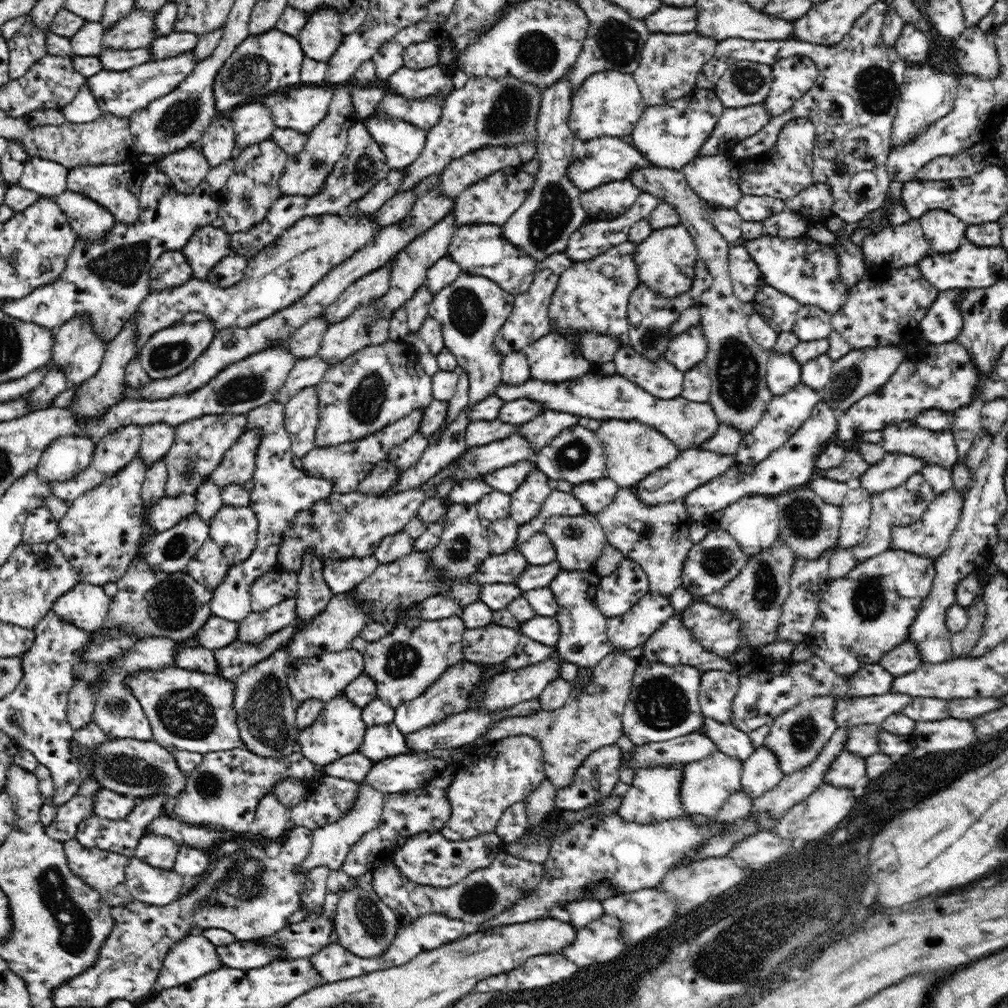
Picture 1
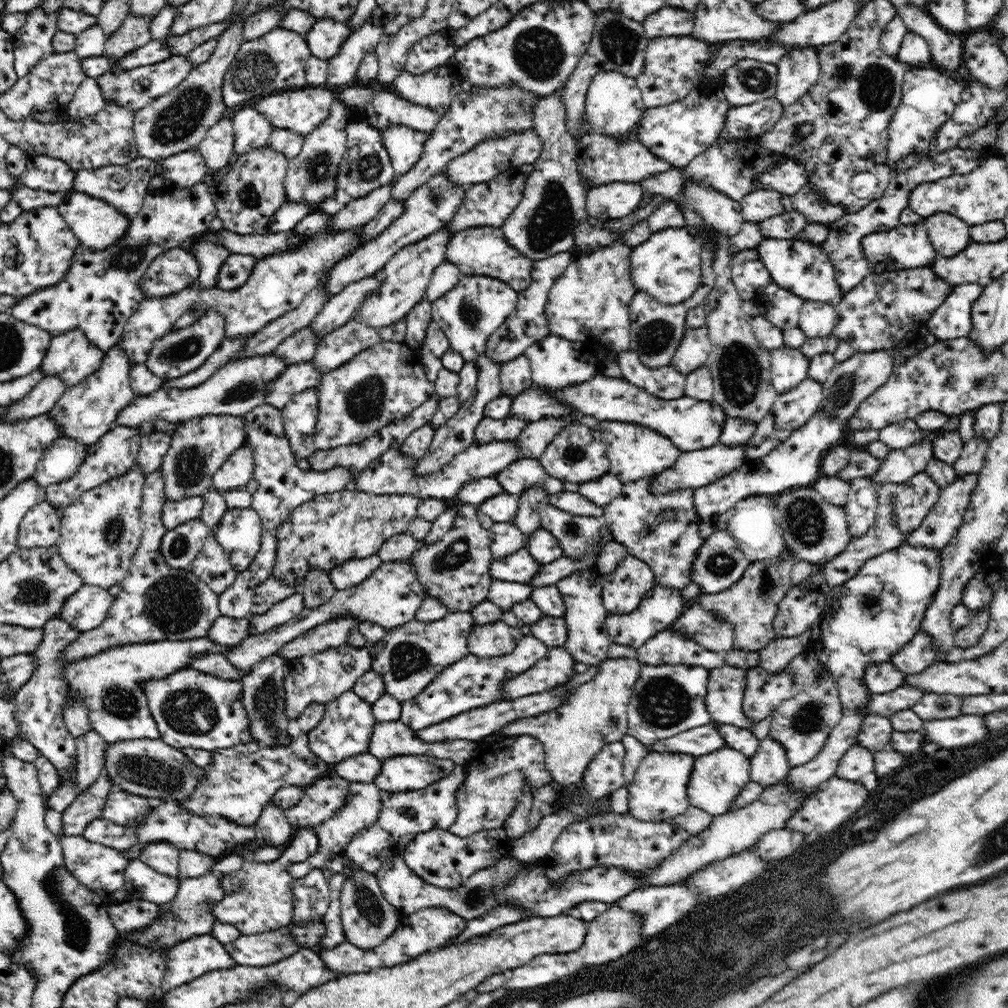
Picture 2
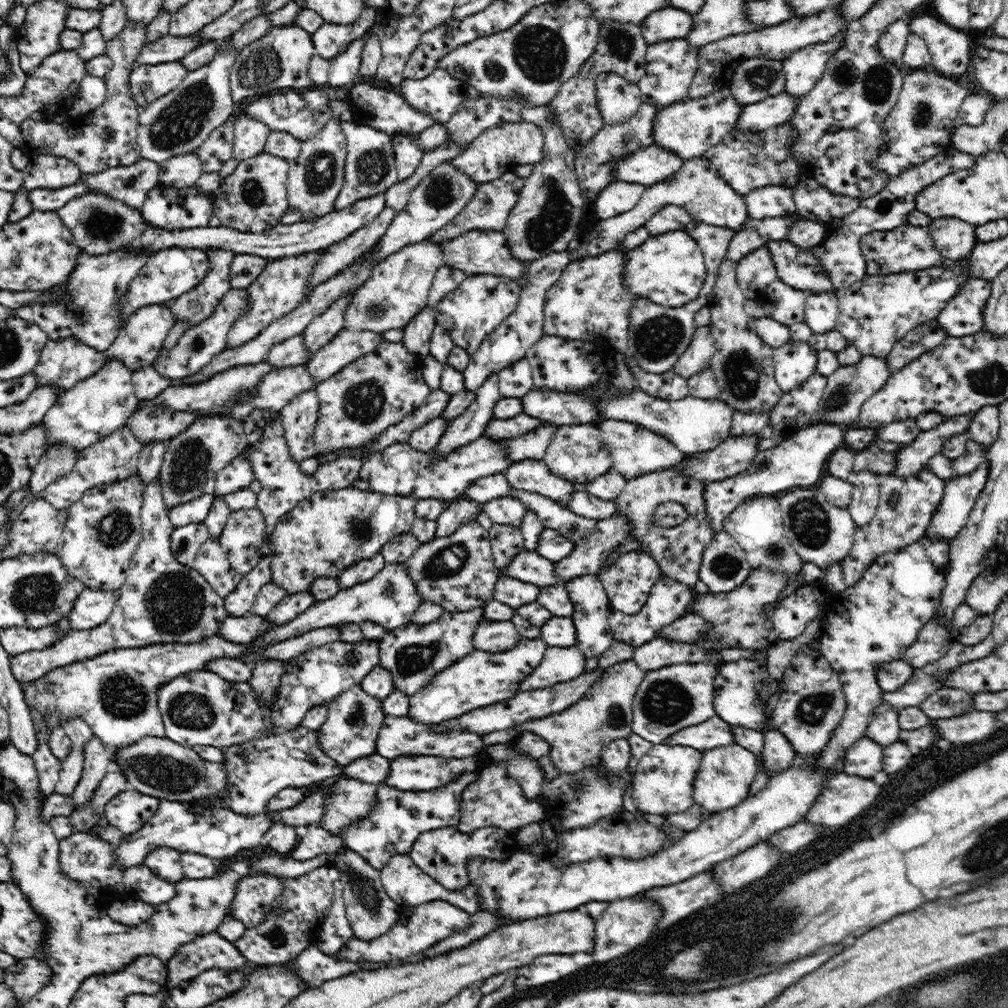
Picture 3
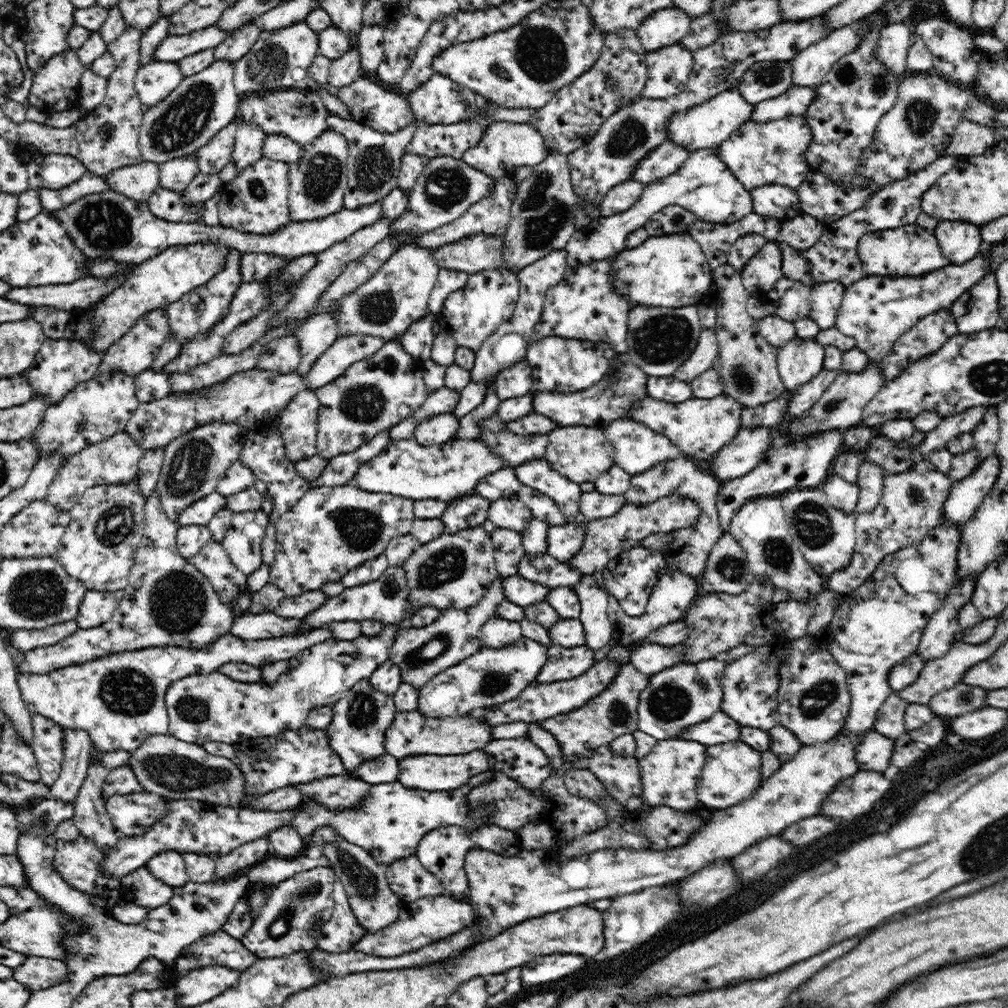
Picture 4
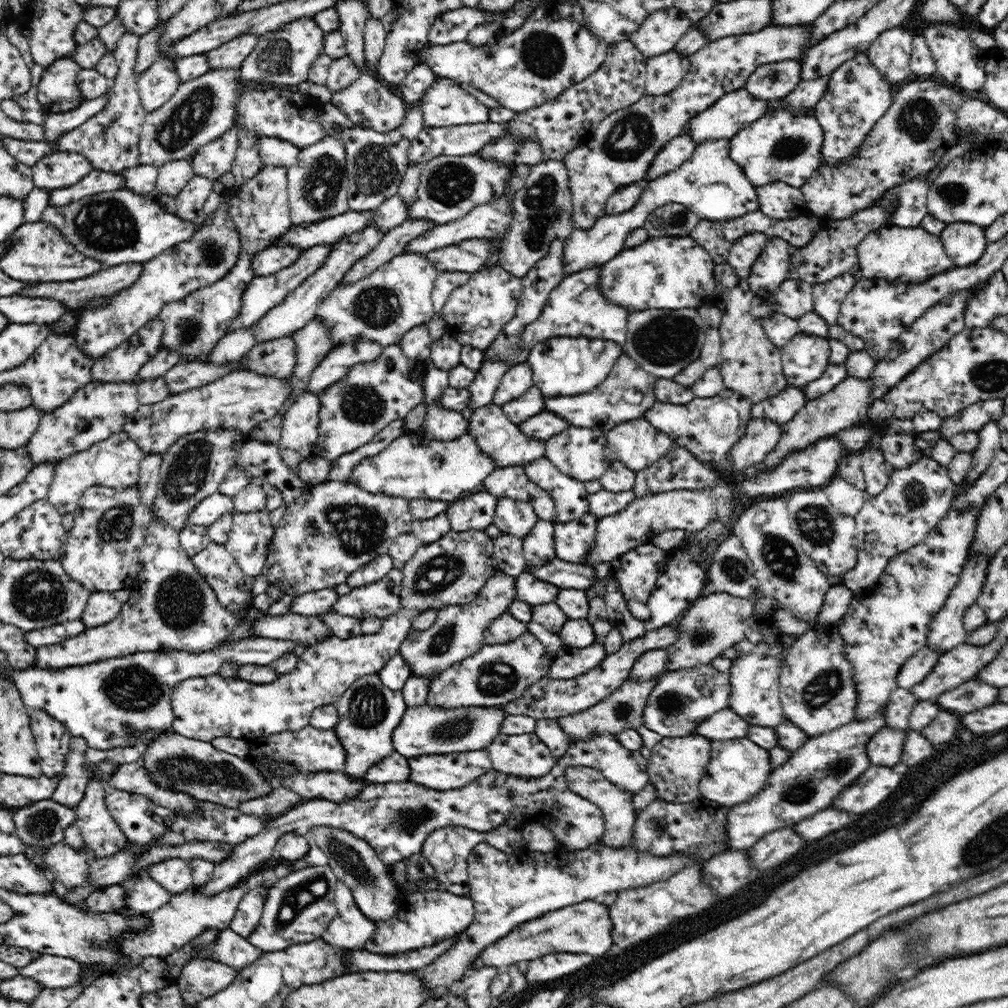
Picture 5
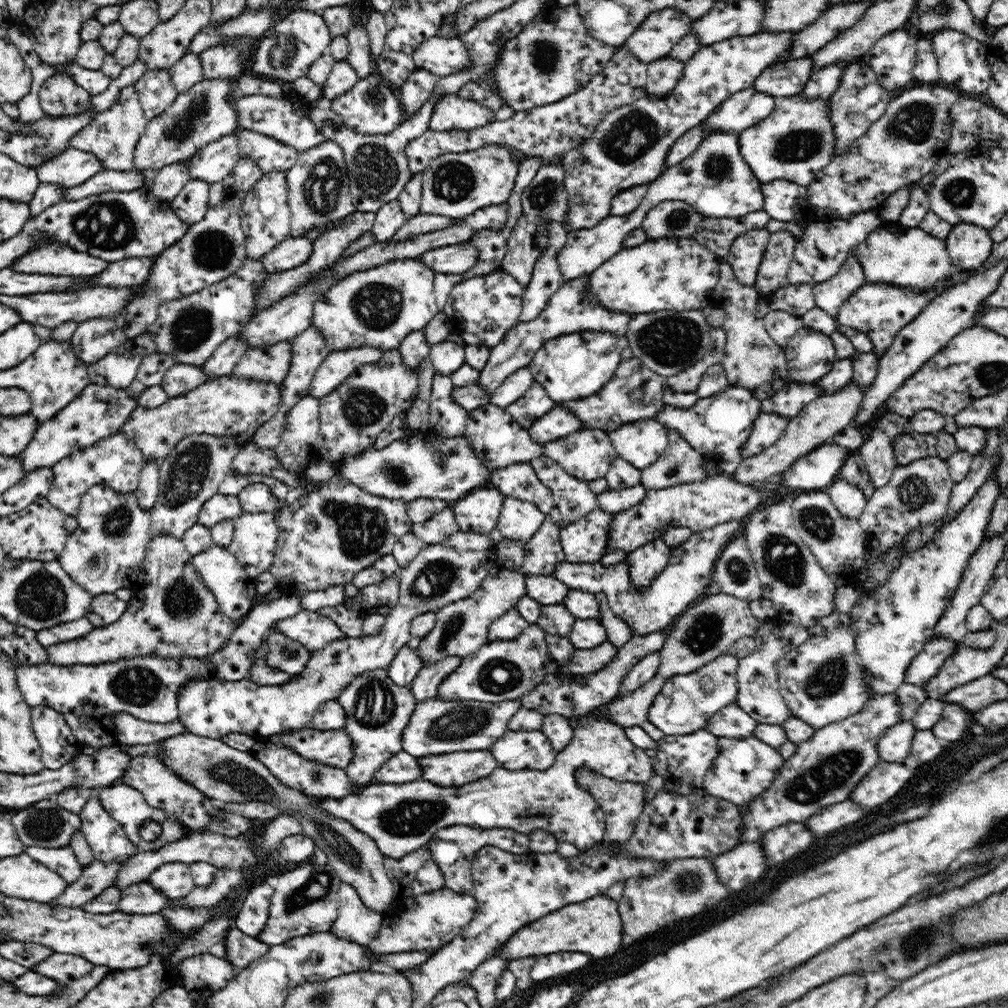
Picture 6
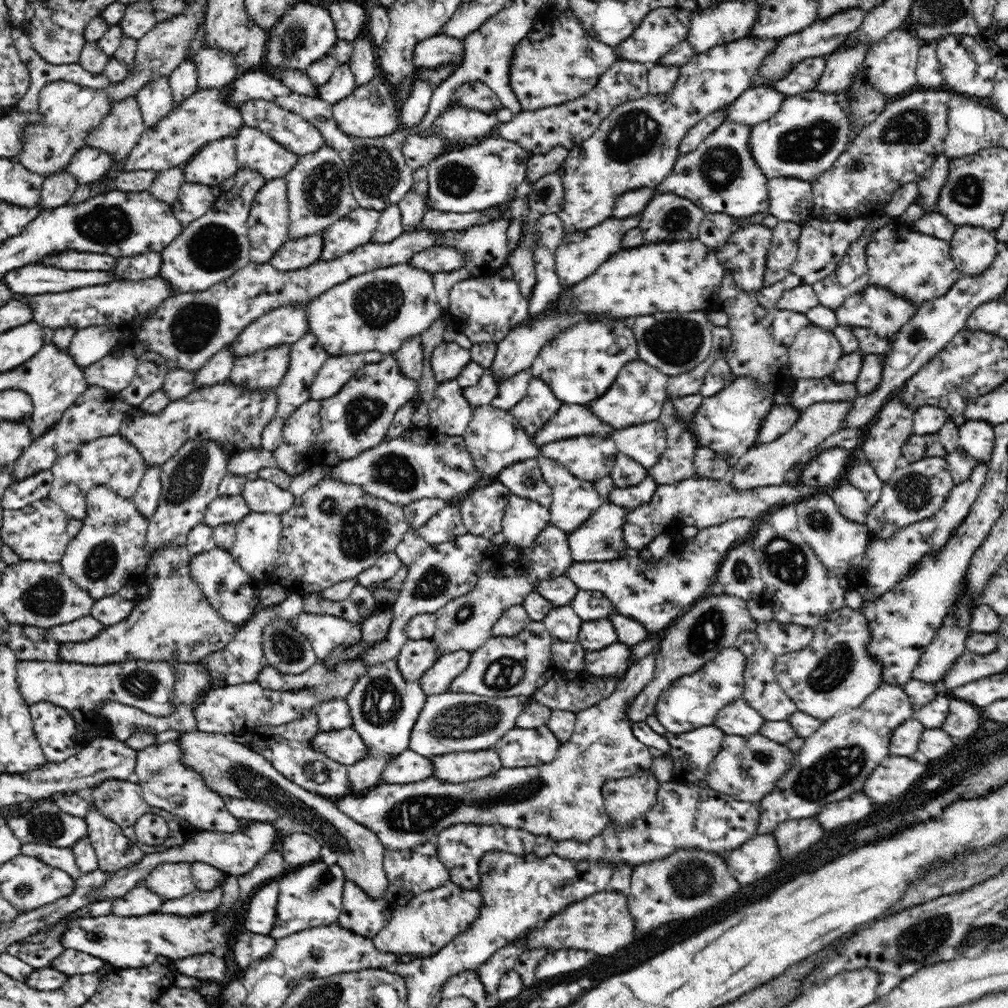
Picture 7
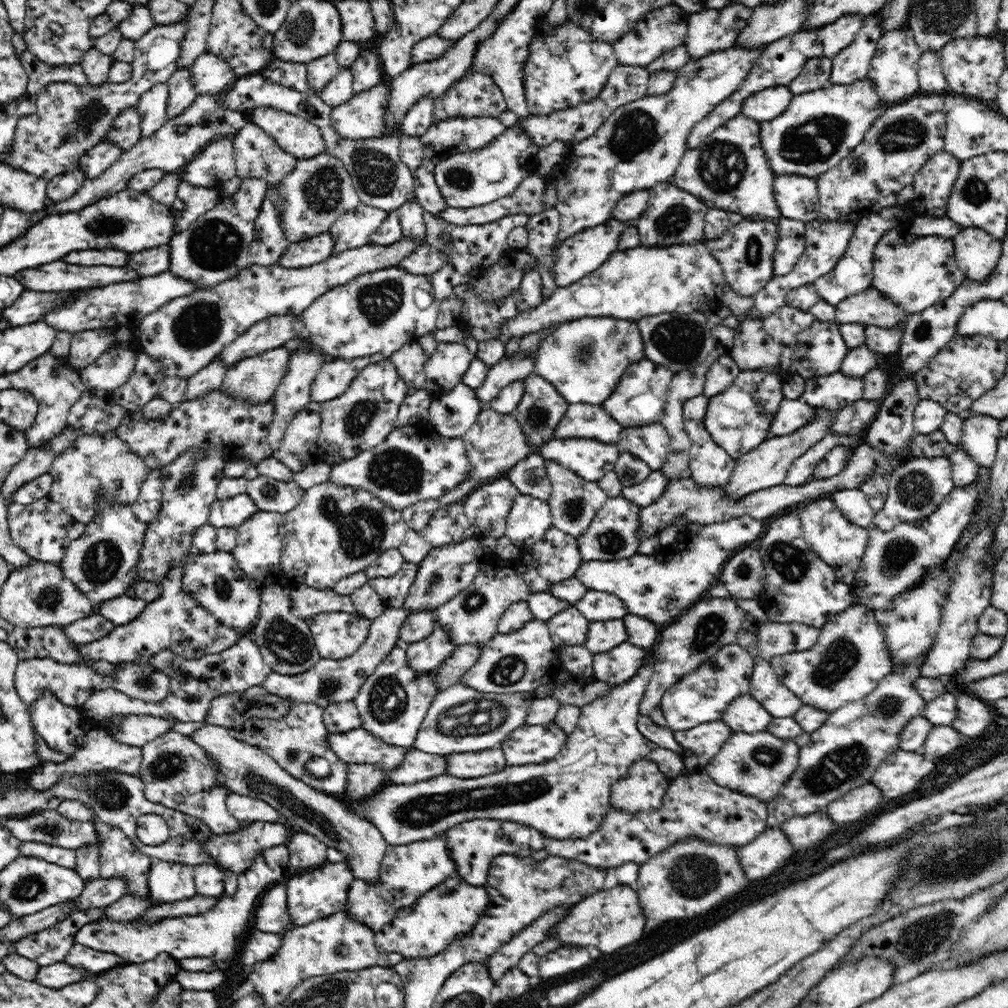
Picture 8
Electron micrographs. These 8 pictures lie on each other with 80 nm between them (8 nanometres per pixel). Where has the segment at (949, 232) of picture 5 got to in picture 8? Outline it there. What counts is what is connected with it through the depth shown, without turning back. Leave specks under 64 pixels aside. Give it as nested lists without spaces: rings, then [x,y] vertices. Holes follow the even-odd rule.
[[[963,227],[953,244],[958,268],[972,280],[984,280],[1000,258],[1001,241],[981,228]]]

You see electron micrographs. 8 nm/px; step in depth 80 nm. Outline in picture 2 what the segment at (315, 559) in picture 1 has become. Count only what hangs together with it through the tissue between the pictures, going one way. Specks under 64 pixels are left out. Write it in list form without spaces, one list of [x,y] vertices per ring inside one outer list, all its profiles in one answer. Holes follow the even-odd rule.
[[[314,566],[306,567],[306,576],[298,590],[302,596],[304,610],[314,610],[324,606],[337,592],[331,584],[328,573]]]

